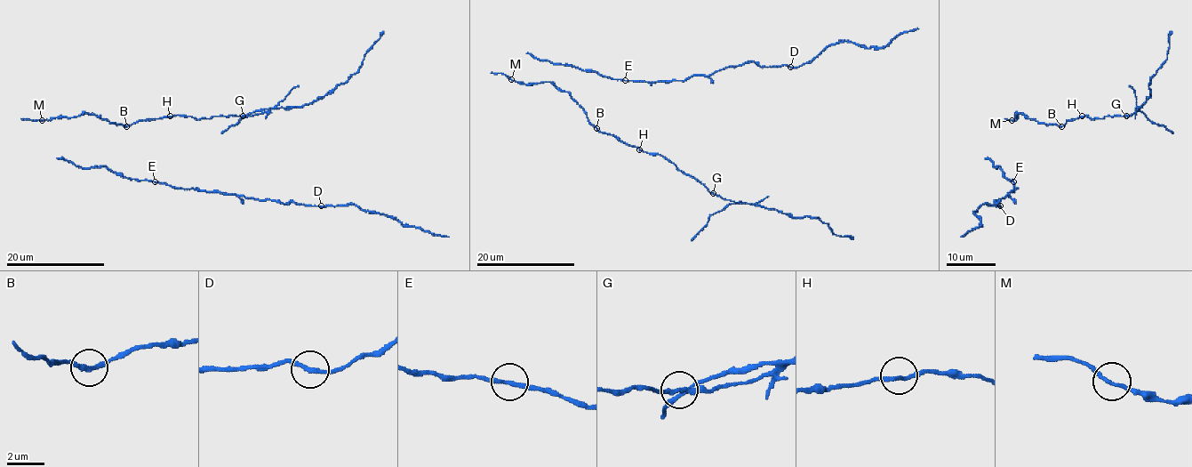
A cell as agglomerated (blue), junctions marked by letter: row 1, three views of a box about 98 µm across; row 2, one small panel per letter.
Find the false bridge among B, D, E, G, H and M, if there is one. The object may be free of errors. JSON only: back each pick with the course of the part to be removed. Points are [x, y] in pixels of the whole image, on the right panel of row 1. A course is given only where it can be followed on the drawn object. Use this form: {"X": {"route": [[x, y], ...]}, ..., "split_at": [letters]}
{"G": {"route": [[1126, 116], [1130, 116], [1148, 99], [1149, 79], [1167, 58], [1171, 31]]}, "split_at": ["G"]}

